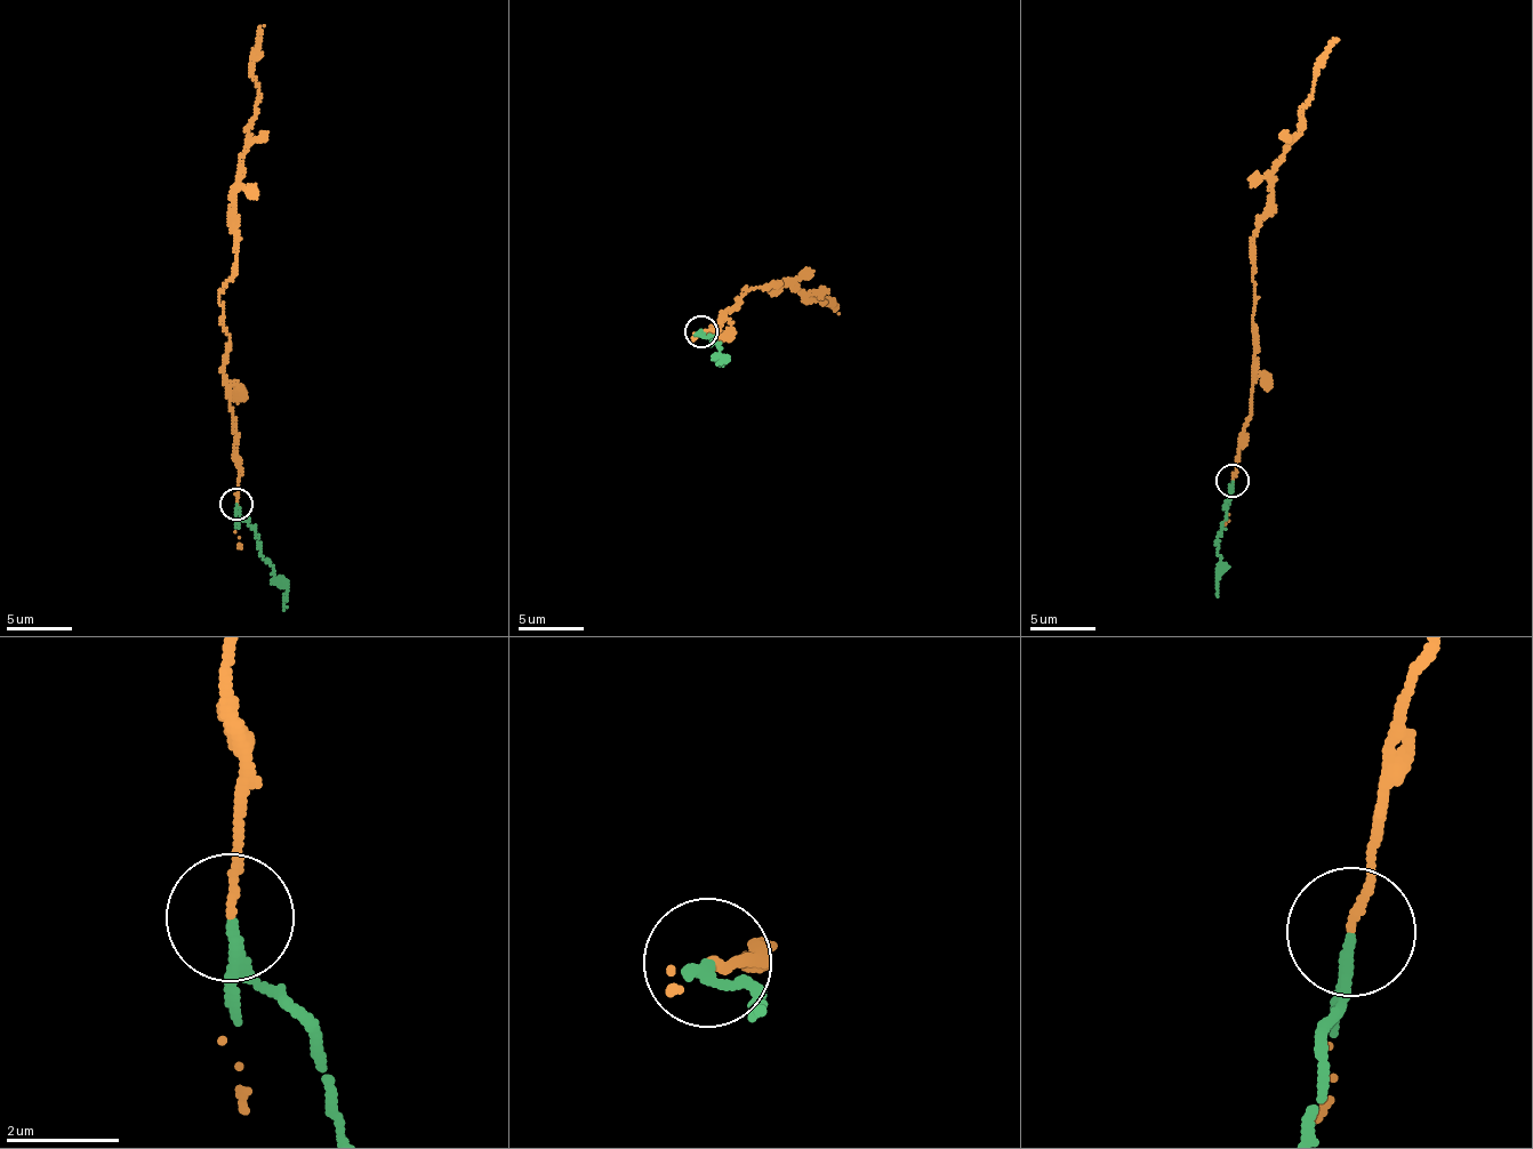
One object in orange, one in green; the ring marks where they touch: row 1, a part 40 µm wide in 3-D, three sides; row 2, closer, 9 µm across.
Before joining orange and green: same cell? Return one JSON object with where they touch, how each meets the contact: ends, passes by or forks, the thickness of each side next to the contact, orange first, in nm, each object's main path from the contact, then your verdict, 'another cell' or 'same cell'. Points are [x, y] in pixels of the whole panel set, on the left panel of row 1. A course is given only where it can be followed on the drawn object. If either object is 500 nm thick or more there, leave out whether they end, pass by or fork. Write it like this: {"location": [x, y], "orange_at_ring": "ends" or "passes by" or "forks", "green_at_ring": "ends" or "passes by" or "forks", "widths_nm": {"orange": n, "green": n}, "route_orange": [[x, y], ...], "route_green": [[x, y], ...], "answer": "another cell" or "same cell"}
{"location": [235, 504], "orange_at_ring": "ends", "green_at_ring": "passes by", "widths_nm": {"orange": 130, "green": 140}, "route_orange": [[237, 505], [218, 290], [233, 273], [235, 183], [264, 25]], "route_green": [[237, 505], [256, 531], [263, 560], [287, 592], [283, 610]], "answer": "another cell"}

